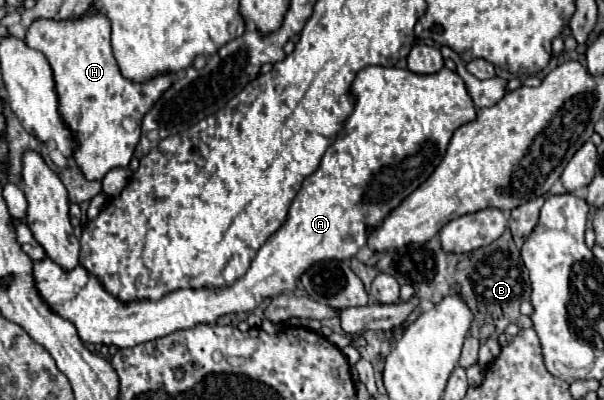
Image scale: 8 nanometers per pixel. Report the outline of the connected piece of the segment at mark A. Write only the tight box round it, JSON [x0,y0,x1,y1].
[32,67,476,349]

